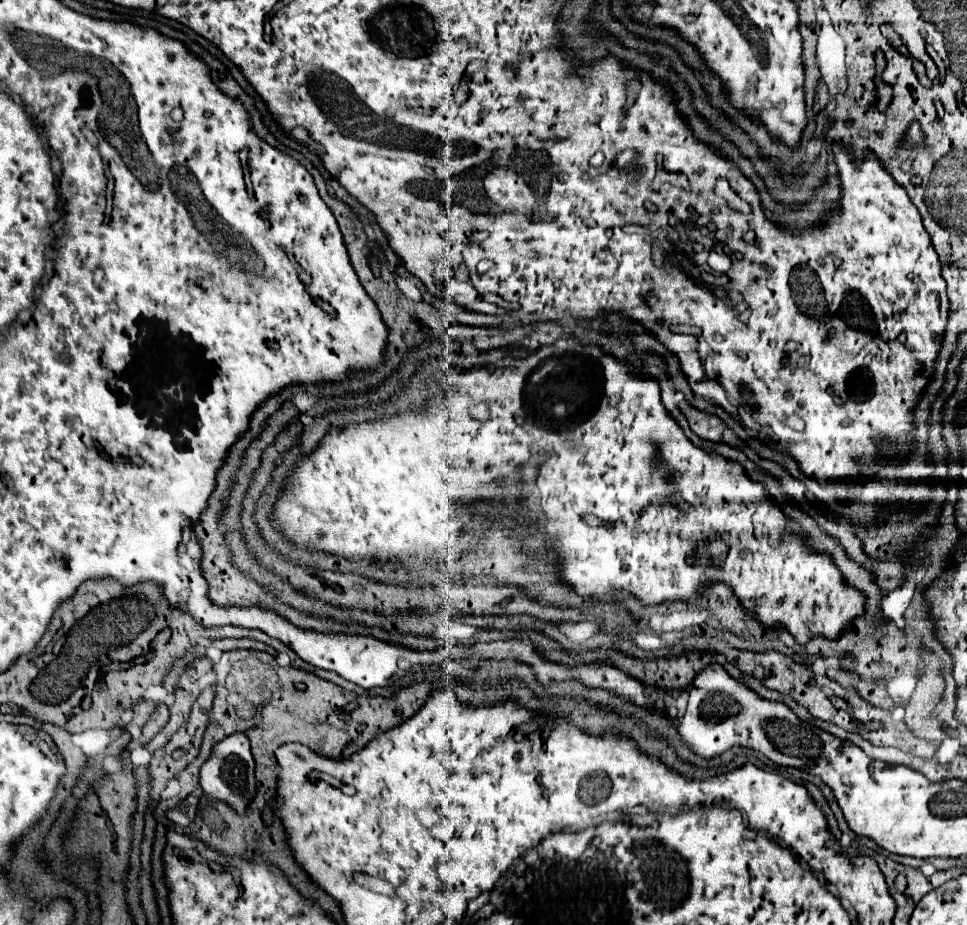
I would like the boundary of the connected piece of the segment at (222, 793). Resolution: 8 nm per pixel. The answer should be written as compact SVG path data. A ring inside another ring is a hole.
M235 732L233 736L223 738L213 746L209 760L199 770L199 786L203 794L213 800L223 800L231 804L237 812L245 812L245 806L255 796L255 774L253 774L253 756L249 748L249 740L243 732Z

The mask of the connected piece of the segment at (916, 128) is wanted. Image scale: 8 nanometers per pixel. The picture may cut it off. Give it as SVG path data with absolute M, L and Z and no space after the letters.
M913 122L913 124L909 126L909 130L907 130L907 138L905 138L905 144L915 146L915 148L923 146L923 132L921 132L921 126L919 126L917 122Z

